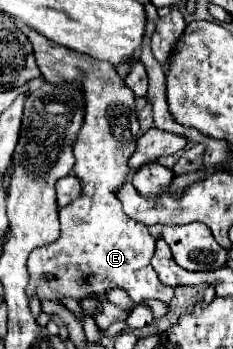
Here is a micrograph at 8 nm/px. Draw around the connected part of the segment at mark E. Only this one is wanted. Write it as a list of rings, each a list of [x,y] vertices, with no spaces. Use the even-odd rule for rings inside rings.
[[[22,27],[26,37],[34,45],[36,63],[42,71],[42,77],[50,83],[62,81],[80,81],[84,85],[84,127],[78,133],[74,143],[74,177],[80,181],[80,197],[70,205],[60,209],[60,225],[62,233],[58,241],[36,249],[28,259],[28,297],[36,295],[40,301],[50,299],[60,303],[64,297],[72,297],[78,303],[92,295],[98,301],[94,311],[94,321],[100,331],[106,331],[114,321],[124,321],[130,313],[122,307],[114,305],[106,293],[110,289],[122,289],[132,299],[132,307],[142,305],[146,299],[158,299],[162,303],[170,303],[174,297],[174,289],[164,285],[156,271],[150,265],[154,253],[154,239],[148,233],[144,223],[132,221],[120,207],[120,199],[116,197],[116,189],[128,179],[128,157],[132,149],[136,149],[138,135],[138,119],[134,111],[134,93],[128,89],[124,79],[114,71],[108,61],[96,61],[94,71],[70,71],[68,59],[48,59],[44,53],[44,37],[34,29]],[[44,275],[54,275],[54,281],[46,281]]]

